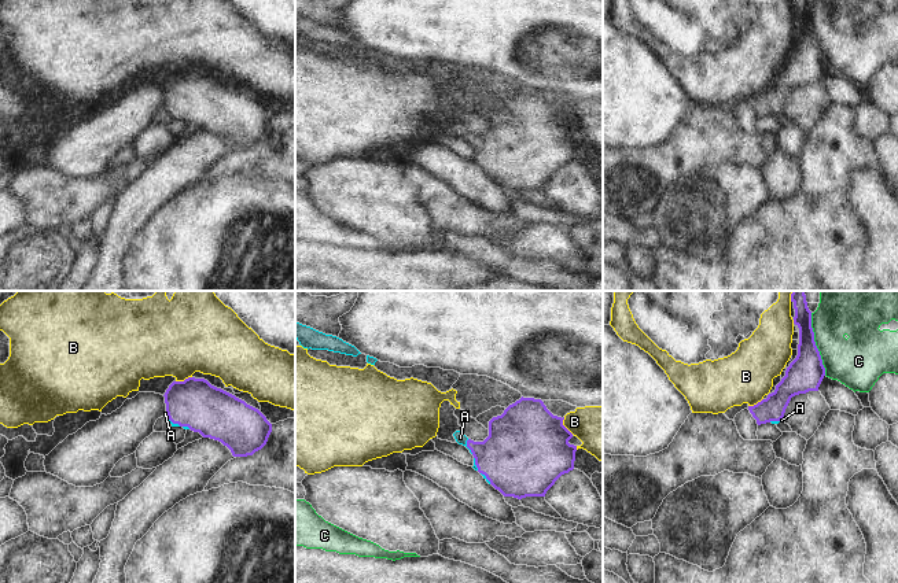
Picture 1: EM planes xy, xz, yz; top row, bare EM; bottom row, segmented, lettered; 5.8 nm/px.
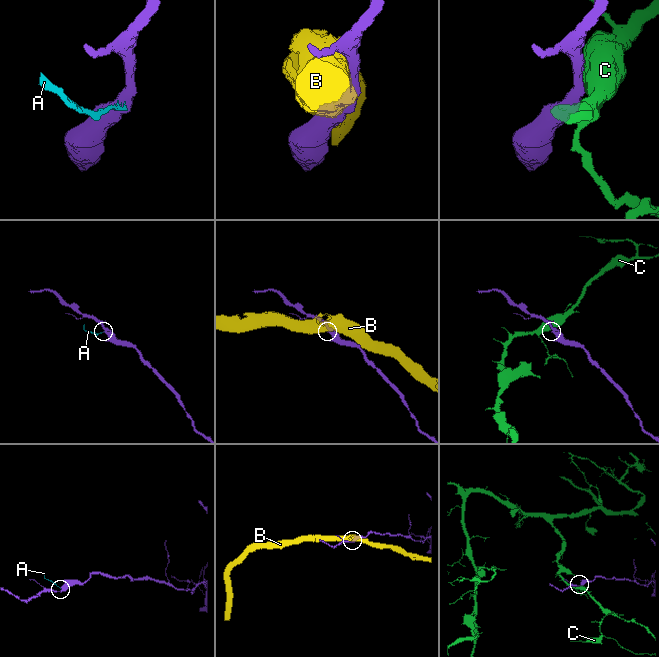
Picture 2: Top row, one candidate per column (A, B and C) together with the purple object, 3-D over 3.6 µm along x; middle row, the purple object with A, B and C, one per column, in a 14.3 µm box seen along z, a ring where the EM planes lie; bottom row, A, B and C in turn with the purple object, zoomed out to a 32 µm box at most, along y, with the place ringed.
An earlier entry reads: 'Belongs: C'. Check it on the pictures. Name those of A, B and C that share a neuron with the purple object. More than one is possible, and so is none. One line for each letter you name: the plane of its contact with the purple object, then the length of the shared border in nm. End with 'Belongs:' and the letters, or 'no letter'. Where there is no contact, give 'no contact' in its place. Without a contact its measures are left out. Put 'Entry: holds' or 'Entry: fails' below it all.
A: meets purple in xz; contact 90 nm long
Belongs: A
Entry: fails

